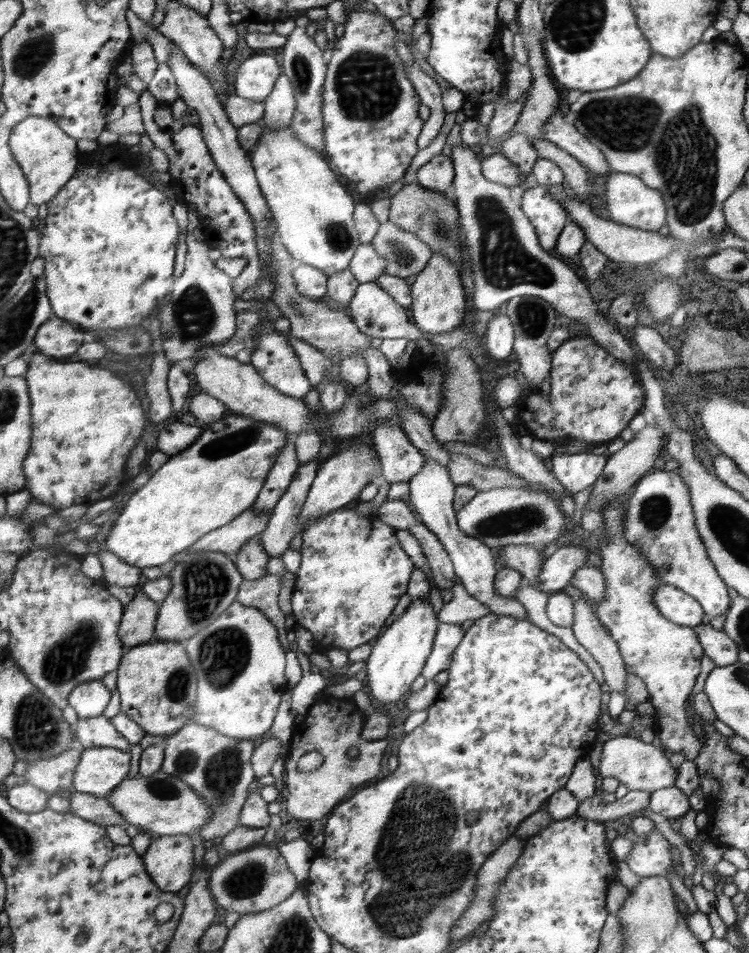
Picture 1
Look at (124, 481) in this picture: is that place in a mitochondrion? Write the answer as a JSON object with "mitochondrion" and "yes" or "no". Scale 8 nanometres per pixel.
{"mitochondrion":"no"}

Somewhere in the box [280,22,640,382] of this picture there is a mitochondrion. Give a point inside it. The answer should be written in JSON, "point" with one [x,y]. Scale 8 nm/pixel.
{"point":[505,262]}

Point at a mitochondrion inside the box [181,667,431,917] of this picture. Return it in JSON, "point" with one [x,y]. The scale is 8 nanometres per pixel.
{"point":[250,878]}

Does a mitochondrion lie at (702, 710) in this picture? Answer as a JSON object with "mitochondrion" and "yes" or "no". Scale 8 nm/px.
{"mitochondrion":"no"}

